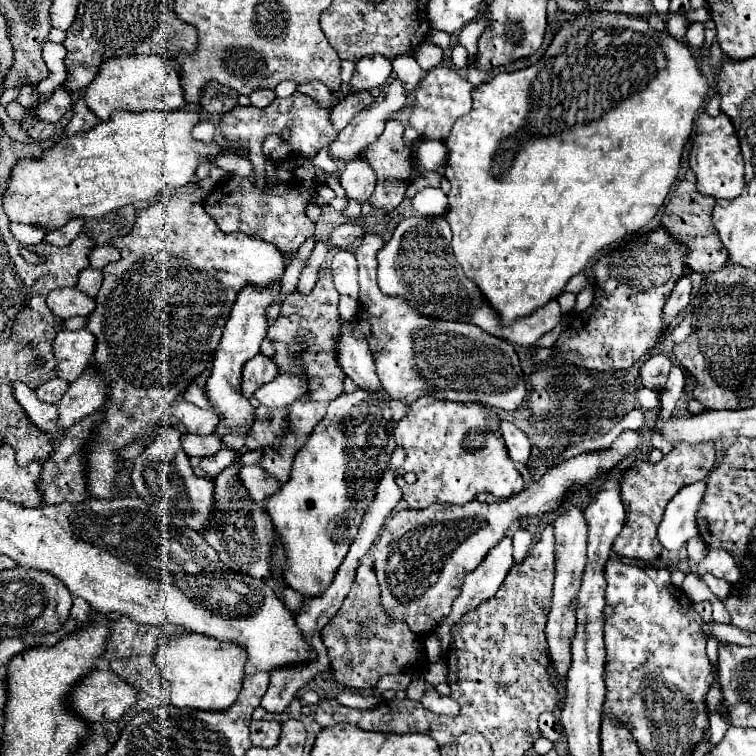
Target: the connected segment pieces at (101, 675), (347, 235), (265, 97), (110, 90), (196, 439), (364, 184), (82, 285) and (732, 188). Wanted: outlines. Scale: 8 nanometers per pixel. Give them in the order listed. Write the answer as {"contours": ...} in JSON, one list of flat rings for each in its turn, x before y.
{"contours":[[[96,670,80,682,70,694,72,708,90,722,120,720,138,702,142,690,120,680,110,670]],[[346,222,330,234,330,244,334,248,348,248,356,238,362,238,362,234,364,228,360,226,360,222]],[[254,90,252,94,250,94,250,104,252,106,268,106,272,100,276,98,276,94,274,94,274,90]],[[144,54,144,56,120,56,108,58,100,64,100,70,92,84,84,90,86,104,100,120,108,120,114,110,180,110,186,100,180,88,180,76,172,62,164,60,160,54]],[[184,432,182,434,182,448,188,456,212,456,222,448,222,440,216,434,208,434,208,436,200,436,200,434,190,434]],[[364,156,352,158,340,174,340,184,346,190,348,198,366,202,376,186,376,172]],[[86,268,86,270,80,272,78,284,76,284,76,288,78,288,80,292,84,292,84,294,90,296,90,298,94,298,94,296,98,294,100,286,102,286,102,270]],[[706,112,698,114,696,120,696,138,690,152,690,168,698,178,698,190,714,198,732,200,742,194,744,188,744,160,740,152,740,142,734,132,734,126,726,114,710,116]]]}

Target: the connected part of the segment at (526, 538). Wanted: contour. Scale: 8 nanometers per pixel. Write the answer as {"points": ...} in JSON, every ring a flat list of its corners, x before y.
{"points":[[518,530,512,540,514,540,514,560,522,562,530,552,532,534,530,534,530,530]]}

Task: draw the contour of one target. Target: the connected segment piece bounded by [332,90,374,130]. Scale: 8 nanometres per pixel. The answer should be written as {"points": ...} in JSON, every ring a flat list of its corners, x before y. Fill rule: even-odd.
{"points":[[360,90,360,92,352,92,348,96,344,96,344,100,340,100,334,110,332,110,332,122,336,122,336,128,342,130,362,108,370,106,374,102,372,94,368,90]]}

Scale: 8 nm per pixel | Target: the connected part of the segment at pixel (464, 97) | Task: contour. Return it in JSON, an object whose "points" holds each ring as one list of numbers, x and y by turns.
{"points":[[436,66,432,68,430,72,426,72,426,76,420,80,420,84,416,86,414,90,414,106,410,110,410,116,408,116,408,124,426,140,438,140,438,142,444,142,454,126,454,122,468,114,470,108,472,108,472,98,470,98,470,92,472,92,472,84,460,76,454,68,450,66]]}

